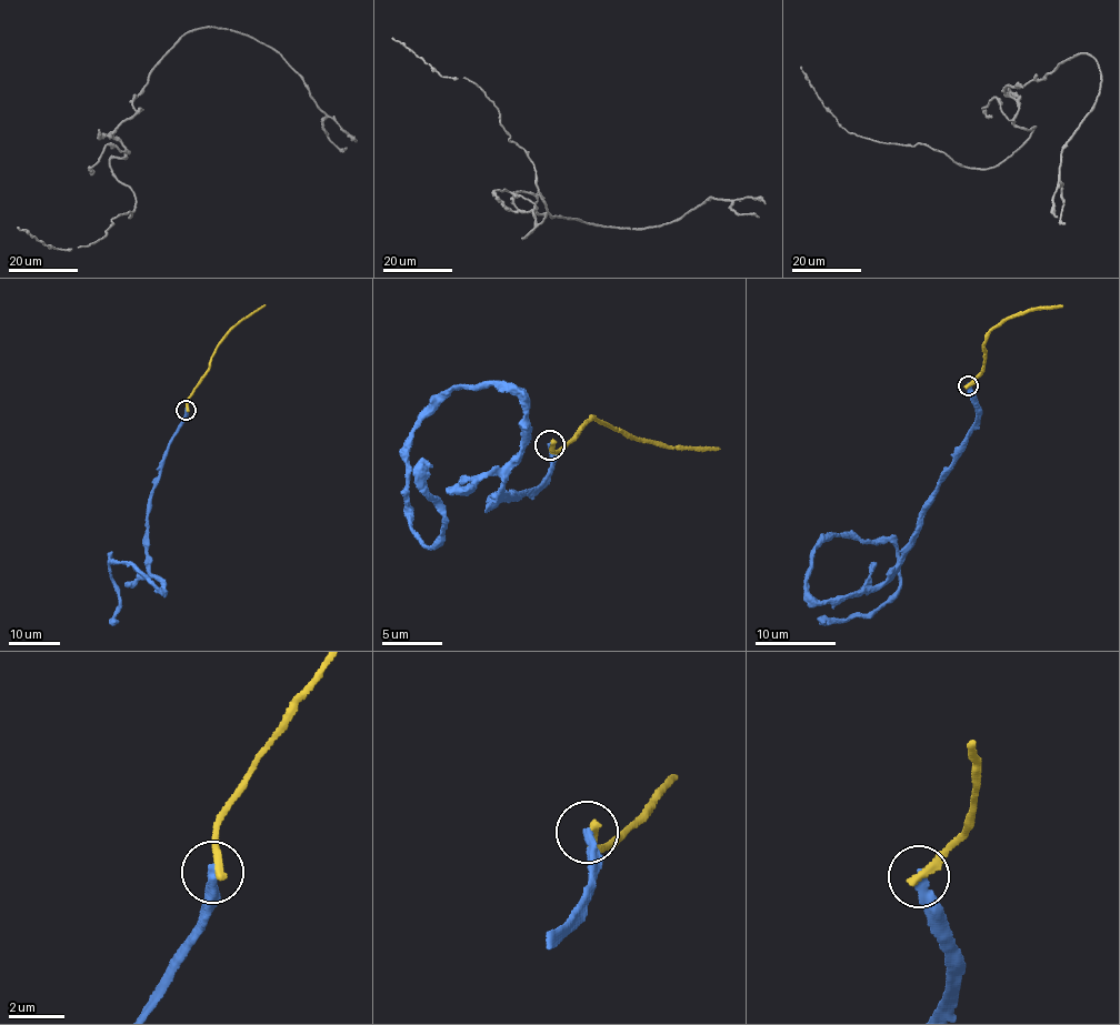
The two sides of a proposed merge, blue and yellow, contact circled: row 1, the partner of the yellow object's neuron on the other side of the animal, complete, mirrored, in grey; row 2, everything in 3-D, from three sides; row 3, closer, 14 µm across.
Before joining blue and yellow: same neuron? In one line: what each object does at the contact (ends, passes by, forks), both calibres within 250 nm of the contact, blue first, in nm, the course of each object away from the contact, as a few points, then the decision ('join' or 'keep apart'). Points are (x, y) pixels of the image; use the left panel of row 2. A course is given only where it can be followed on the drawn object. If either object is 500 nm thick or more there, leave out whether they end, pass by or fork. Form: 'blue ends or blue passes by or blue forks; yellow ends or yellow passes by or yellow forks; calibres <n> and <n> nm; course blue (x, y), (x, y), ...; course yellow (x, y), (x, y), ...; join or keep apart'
blue ends; yellow ends; calibres 360 and 340 nm; course blue (187, 409), (151, 496), (146, 534), (149, 570), (163, 592), (132, 564), (109, 558), (120, 608), (112, 623); course yellow (187, 409), (210, 360), (231, 328), (264, 305); keep apart

